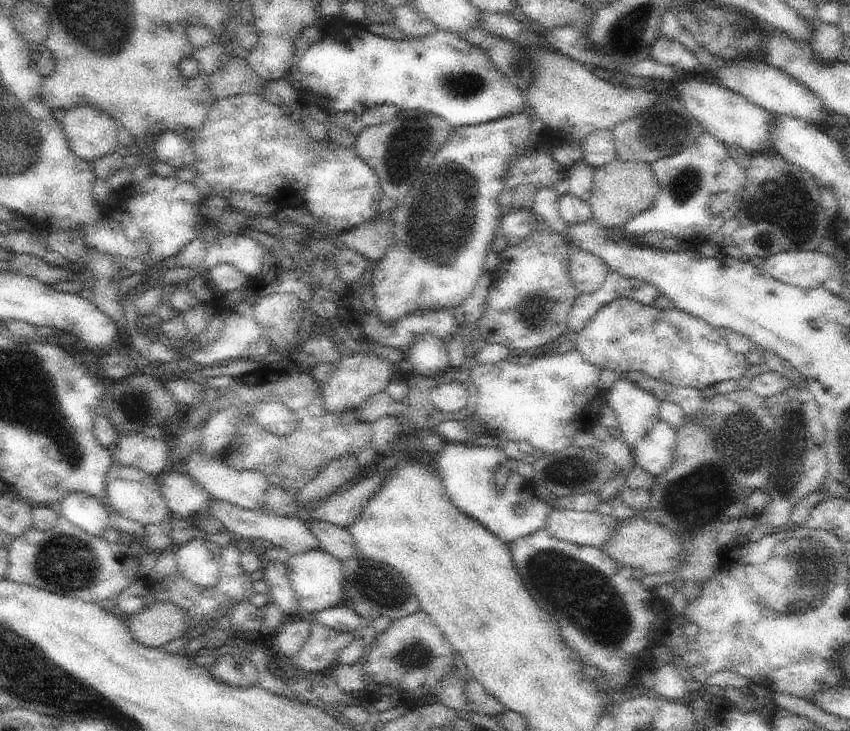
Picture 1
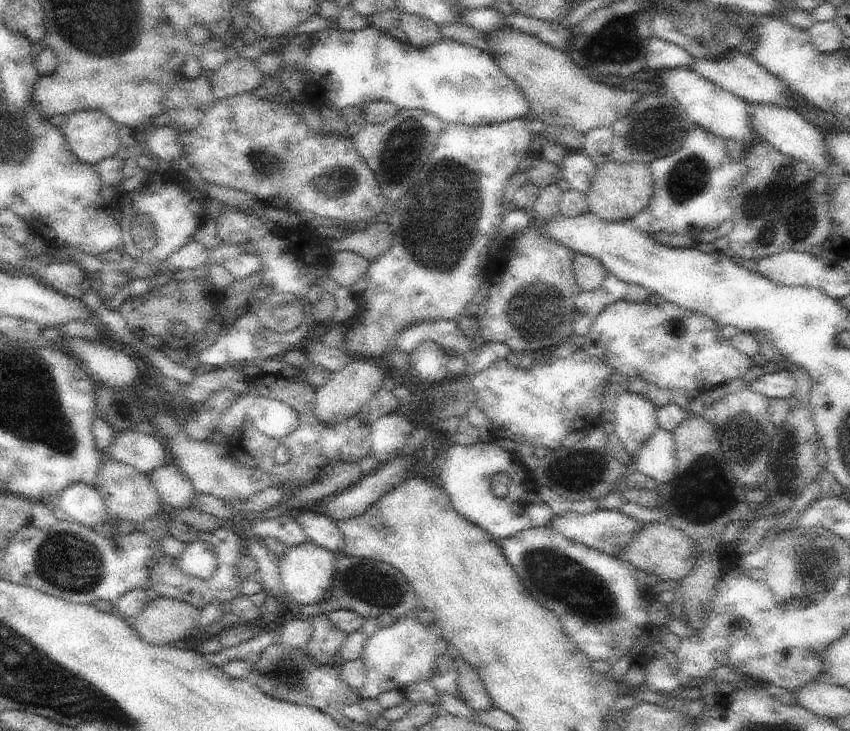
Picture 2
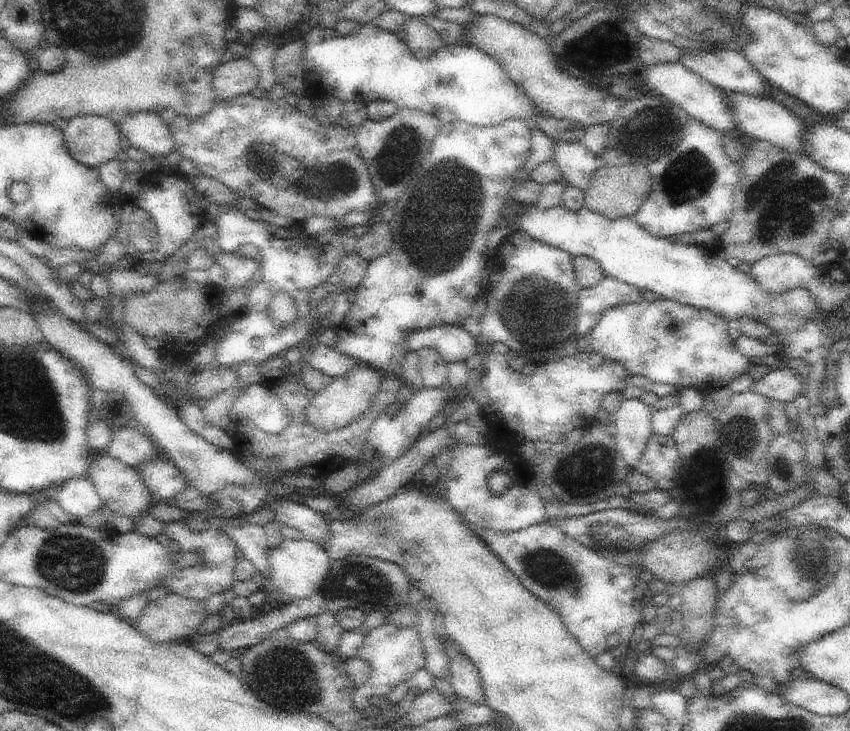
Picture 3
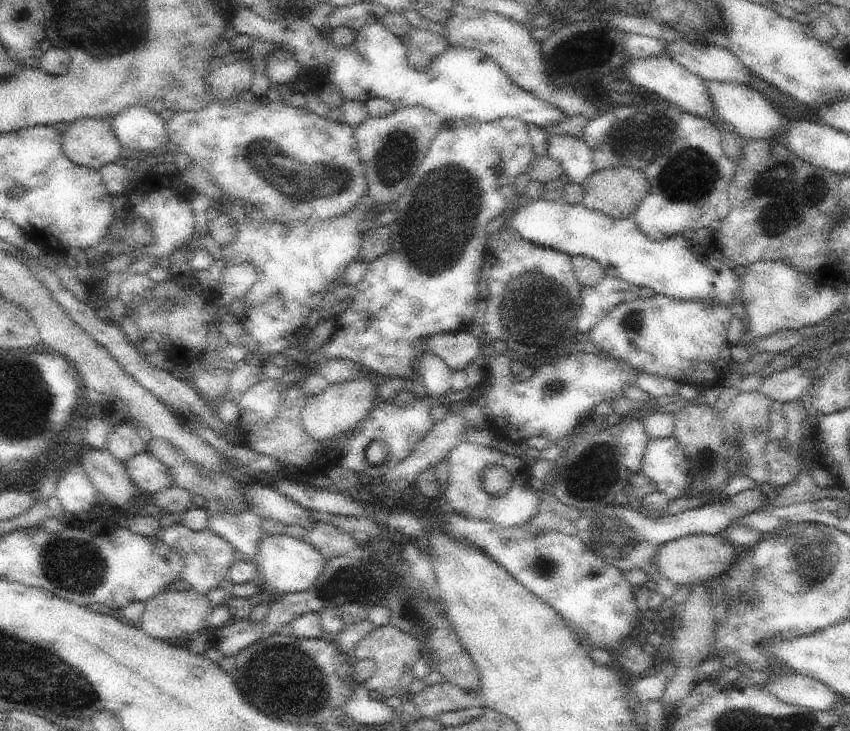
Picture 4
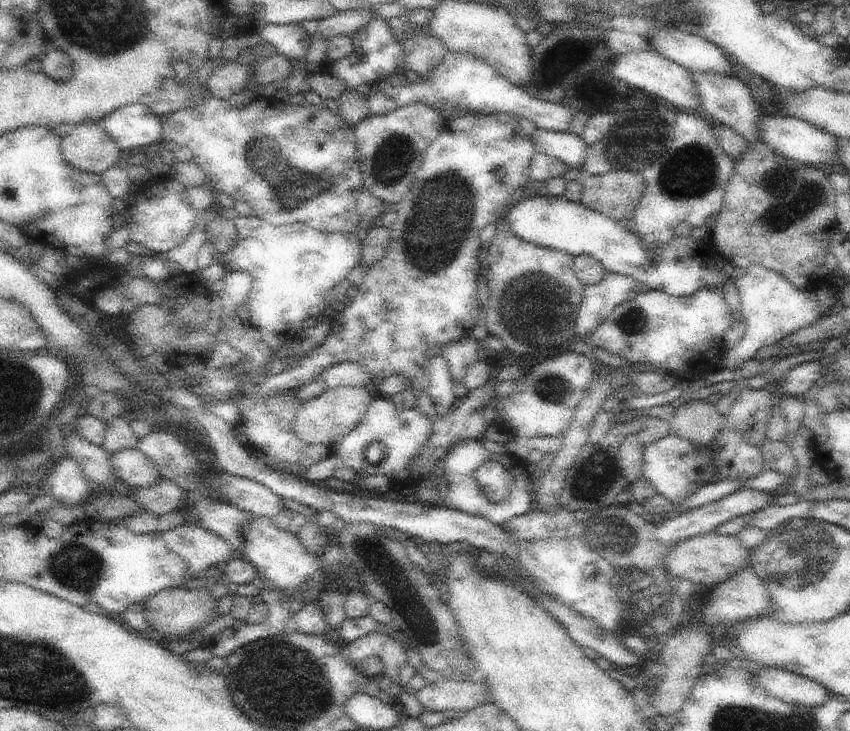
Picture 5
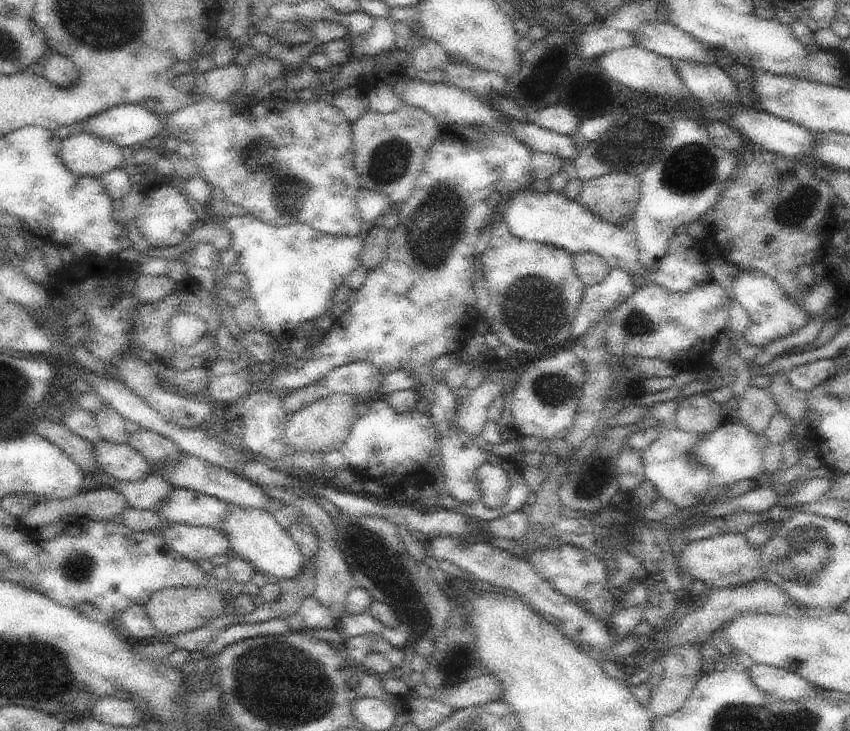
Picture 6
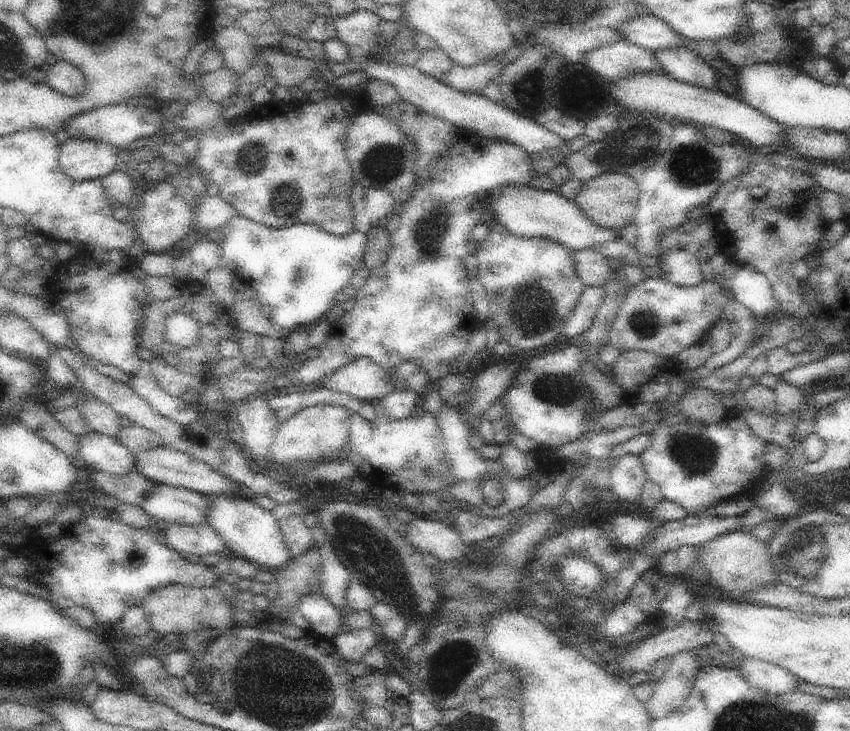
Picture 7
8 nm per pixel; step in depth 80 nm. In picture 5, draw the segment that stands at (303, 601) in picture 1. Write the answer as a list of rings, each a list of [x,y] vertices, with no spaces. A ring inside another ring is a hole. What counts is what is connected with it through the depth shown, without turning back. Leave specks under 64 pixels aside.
[[[254,515],[249,517],[251,521],[242,525],[243,545],[241,549],[245,558],[255,566],[258,575],[266,579],[270,586],[295,589],[320,572],[321,556],[308,552],[295,534],[278,528],[268,517]]]

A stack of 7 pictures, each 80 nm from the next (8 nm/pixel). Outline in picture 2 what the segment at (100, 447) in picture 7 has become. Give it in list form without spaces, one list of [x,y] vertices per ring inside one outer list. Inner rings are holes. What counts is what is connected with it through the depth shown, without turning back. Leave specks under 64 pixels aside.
[[[172,460],[156,467],[149,477],[163,506],[168,509],[190,507],[191,500],[198,493],[190,478]]]

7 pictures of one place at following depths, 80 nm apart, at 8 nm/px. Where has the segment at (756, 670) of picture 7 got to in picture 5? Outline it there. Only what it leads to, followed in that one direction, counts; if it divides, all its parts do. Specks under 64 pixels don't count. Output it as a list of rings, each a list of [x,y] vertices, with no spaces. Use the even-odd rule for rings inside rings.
[[[764,667],[754,676],[768,694],[787,703],[820,706],[832,696],[819,682],[784,669]]]

